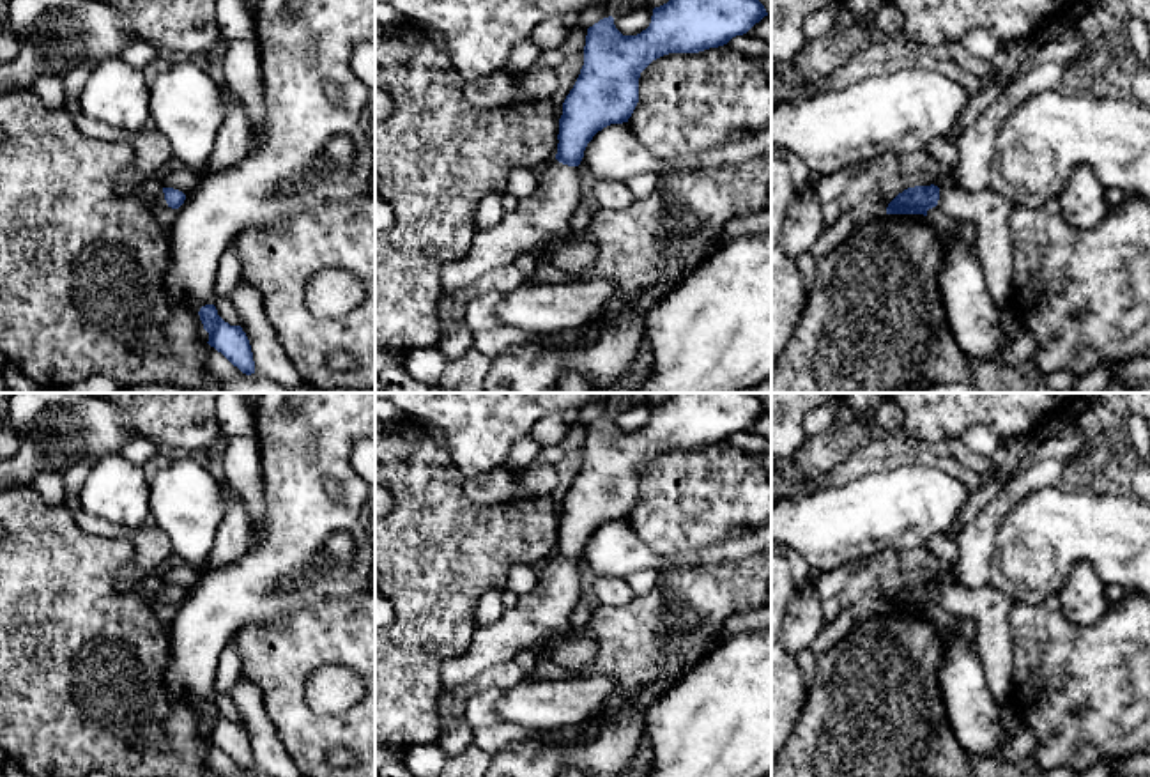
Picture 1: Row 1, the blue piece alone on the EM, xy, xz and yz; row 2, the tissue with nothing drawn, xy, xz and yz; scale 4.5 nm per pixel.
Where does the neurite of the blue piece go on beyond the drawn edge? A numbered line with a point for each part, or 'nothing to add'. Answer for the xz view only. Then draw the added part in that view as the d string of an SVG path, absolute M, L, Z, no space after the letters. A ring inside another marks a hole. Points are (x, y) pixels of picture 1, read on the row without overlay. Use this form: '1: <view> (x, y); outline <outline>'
1: xz (547, 609); outline M550 558L540 566L540 581L531 593L495 623L476 627L467 651L444 662L442 690L455 690L485 669L515 658L520 650L538 646L545 635L566 630L579 598L579 563Z

